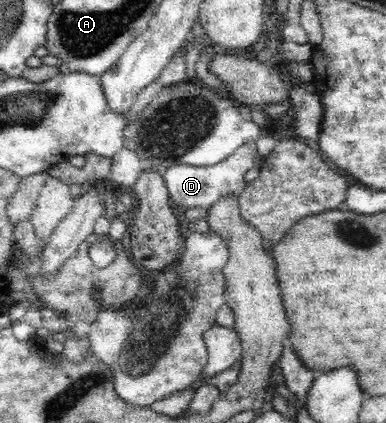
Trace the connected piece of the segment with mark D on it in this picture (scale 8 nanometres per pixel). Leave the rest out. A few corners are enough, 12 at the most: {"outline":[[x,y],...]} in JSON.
{"outline":[[255,141],[213,166],[177,164],[163,177],[173,203],[209,211],[240,195]]}

